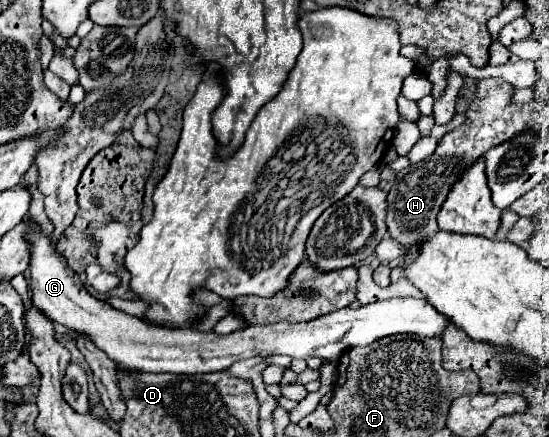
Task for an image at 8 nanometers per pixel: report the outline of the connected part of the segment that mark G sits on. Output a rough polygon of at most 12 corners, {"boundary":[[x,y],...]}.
{"boundary":[[30,232],[34,306],[138,372],[242,358],[334,360],[390,334],[442,336],[424,298],[228,336],[152,326],[94,298]]}

